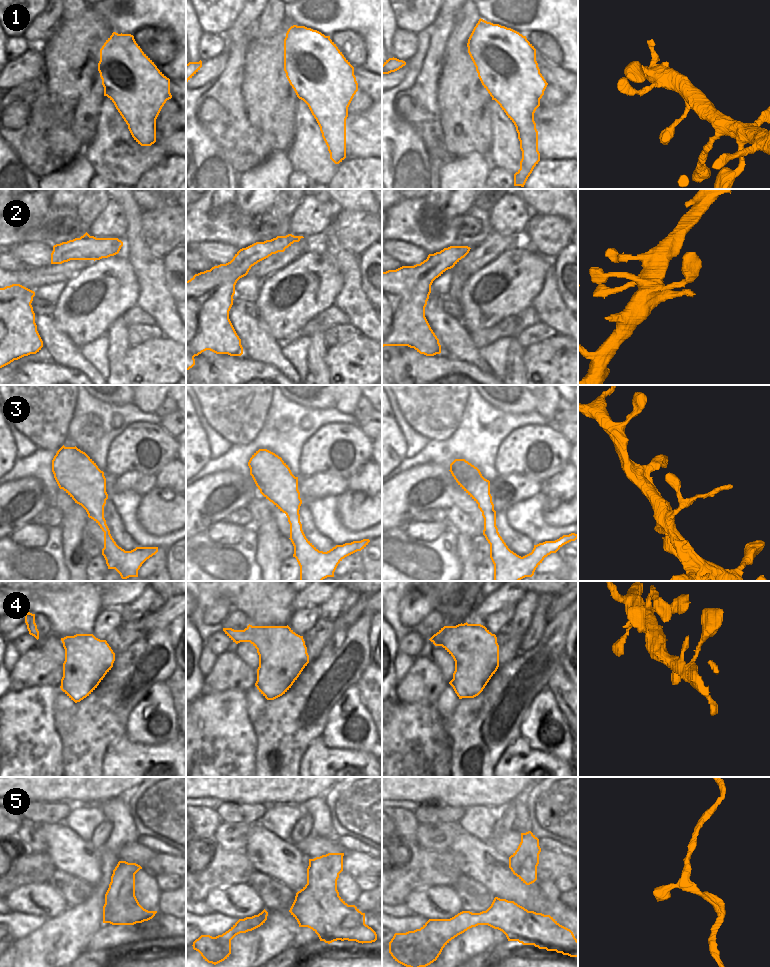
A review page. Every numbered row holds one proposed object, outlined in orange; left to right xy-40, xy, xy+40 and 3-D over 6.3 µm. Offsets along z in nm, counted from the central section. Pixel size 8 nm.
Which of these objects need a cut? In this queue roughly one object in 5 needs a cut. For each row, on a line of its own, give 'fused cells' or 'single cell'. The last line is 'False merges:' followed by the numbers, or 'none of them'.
1: single cell
2: single cell
3: single cell
4: single cell
5: single cell
False merges: none of them

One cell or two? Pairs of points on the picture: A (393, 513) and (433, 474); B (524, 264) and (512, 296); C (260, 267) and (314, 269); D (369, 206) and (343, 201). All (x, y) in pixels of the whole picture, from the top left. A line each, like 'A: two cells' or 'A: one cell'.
A: one cell
B: one cell
C: two cells
D: one cell

